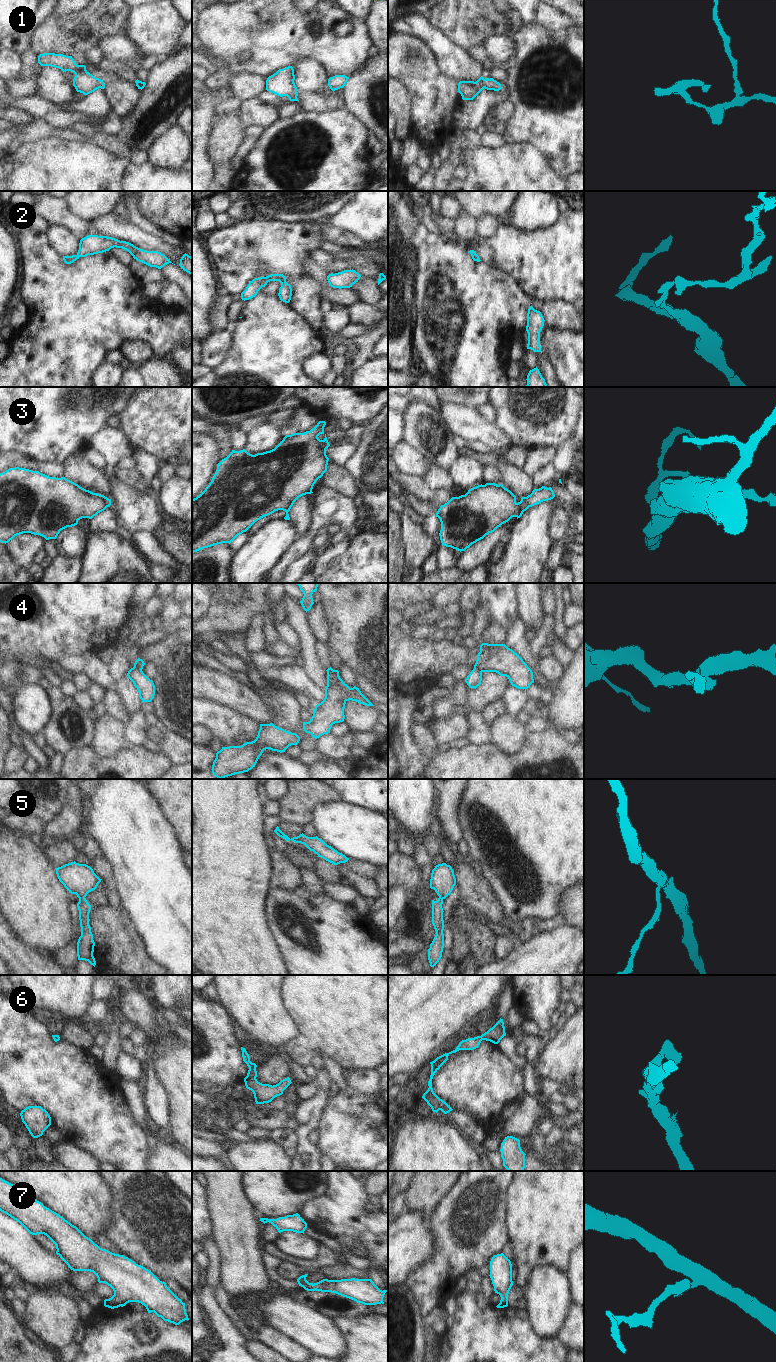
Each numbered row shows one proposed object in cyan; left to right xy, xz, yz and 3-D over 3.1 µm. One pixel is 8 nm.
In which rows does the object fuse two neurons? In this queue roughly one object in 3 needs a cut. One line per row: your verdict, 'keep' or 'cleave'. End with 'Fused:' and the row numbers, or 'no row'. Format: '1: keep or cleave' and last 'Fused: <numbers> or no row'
1: keep
2: keep
3: keep
4: cleave
5: cleave
6: keep
7: keep
Fused: 4, 5

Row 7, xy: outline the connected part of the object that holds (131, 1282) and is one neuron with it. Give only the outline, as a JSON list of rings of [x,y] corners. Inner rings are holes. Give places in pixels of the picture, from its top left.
[[[0,1178],[0,1211],[19,1222],[30,1234],[46,1235],[56,1245],[56,1254],[60,1256],[71,1270],[93,1272],[97,1276],[99,1283],[105,1283],[110,1286],[114,1291],[114,1295],[104,1300],[105,1307],[114,1309],[120,1306],[123,1307],[129,1302],[138,1302],[146,1307],[148,1313],[154,1312],[164,1321],[175,1325],[189,1320],[185,1303],[167,1287],[165,1282],[160,1281],[151,1271],[136,1264],[124,1255],[115,1254],[100,1248],[62,1216],[2,1178]]]

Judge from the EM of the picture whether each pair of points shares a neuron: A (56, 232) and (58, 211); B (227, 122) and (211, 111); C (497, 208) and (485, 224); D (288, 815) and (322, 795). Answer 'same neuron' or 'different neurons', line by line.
A: different neurons
B: different neurons
C: different neurons
D: same neuron

